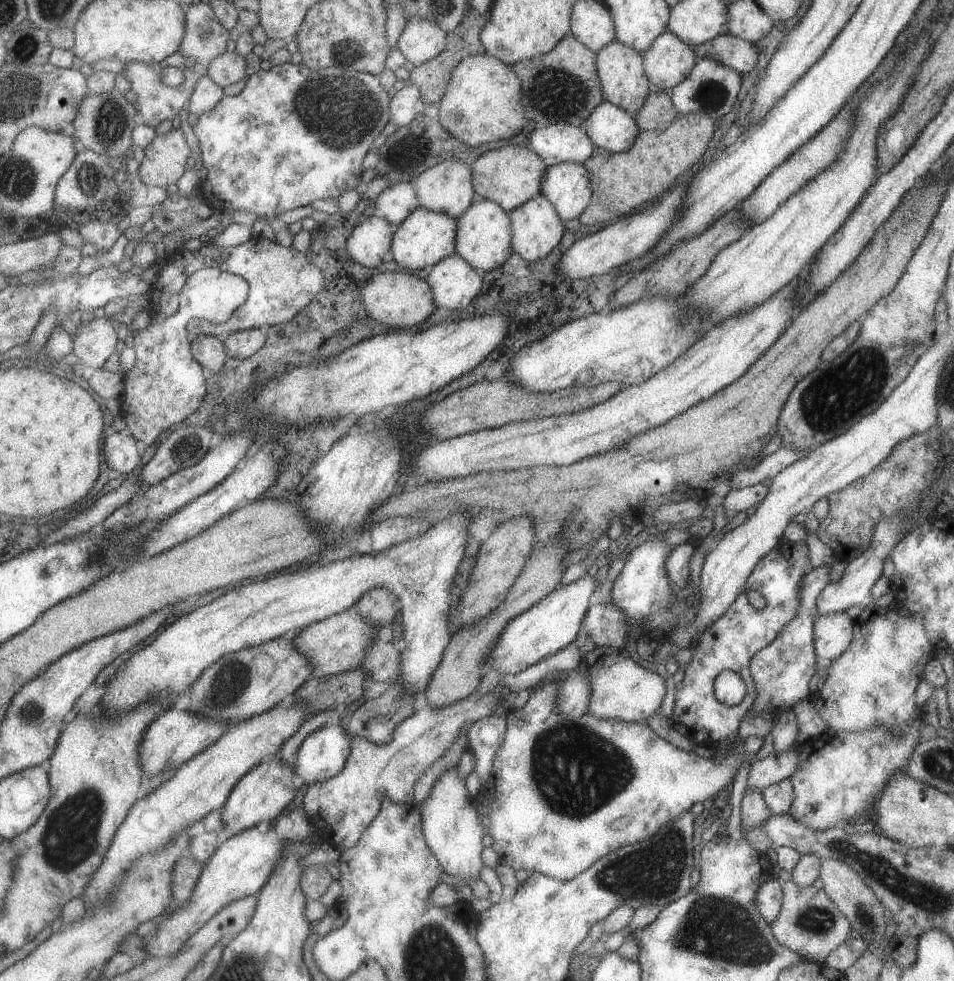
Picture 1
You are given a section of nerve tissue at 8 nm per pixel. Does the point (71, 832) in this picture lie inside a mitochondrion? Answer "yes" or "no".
yes

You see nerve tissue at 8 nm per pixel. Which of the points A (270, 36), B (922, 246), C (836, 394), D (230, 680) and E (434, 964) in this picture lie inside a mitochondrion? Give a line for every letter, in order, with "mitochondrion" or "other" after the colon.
A: other
B: other
C: mitochondrion
D: mitochondrion
E: mitochondrion

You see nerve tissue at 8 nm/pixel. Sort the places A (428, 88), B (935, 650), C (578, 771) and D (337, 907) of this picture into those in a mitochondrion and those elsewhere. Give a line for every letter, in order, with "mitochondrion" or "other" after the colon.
A: other
B: other
C: mitochondrion
D: other

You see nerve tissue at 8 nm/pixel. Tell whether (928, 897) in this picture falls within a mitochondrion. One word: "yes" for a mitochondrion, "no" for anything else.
yes

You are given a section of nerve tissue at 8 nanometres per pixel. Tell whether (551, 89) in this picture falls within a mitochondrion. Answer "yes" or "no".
yes

